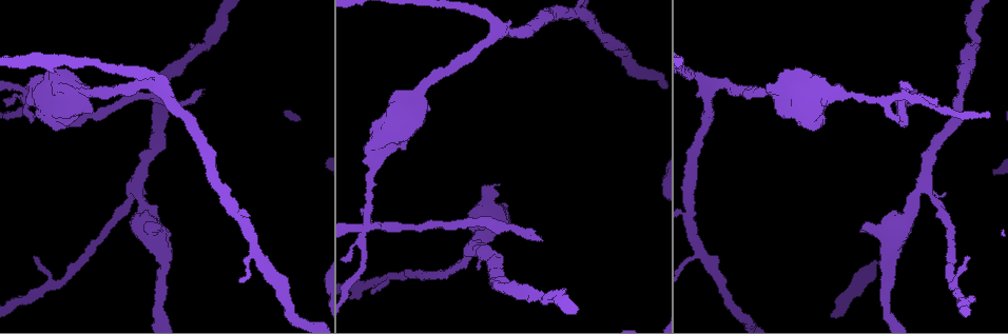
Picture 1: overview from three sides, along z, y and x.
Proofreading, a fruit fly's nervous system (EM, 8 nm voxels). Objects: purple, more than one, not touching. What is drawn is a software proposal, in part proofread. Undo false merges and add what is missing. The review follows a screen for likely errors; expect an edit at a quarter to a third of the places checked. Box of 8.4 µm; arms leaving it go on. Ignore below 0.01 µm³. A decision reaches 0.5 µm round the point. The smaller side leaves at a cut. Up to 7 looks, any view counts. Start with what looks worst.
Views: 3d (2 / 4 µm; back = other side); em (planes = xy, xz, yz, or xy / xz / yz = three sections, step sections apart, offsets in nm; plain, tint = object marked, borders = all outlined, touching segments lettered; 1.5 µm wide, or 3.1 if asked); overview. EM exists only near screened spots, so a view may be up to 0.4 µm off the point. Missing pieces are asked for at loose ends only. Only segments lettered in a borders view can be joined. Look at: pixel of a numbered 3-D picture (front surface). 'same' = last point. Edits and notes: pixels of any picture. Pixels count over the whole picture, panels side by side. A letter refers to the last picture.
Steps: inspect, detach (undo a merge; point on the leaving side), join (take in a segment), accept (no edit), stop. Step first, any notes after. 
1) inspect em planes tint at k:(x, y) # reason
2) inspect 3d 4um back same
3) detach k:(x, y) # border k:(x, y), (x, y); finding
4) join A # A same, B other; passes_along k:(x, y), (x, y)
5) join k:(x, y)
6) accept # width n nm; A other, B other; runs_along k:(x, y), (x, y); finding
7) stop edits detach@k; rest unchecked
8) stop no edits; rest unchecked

inspect 3d 2um at 1:(922, 187) # three-way junction

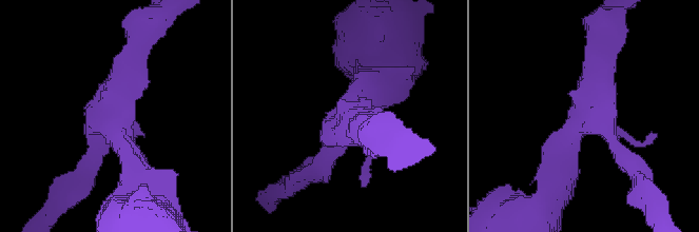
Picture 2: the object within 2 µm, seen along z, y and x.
inspect em planes borders at 2:(352, 116)

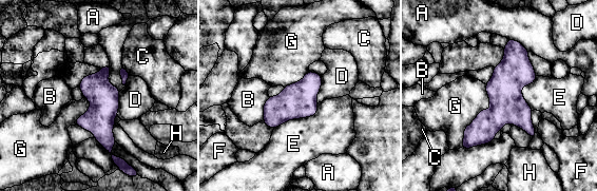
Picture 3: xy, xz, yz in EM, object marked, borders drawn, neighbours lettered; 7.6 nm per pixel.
accept # A other, B other, C other, D other, E other, F other, G other, H other; border 3:(486, 84), (489, 107), (460, 147); all the same cell

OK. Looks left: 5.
inspect em xz step 4 tint at 1:(897, 98) # four arms meet

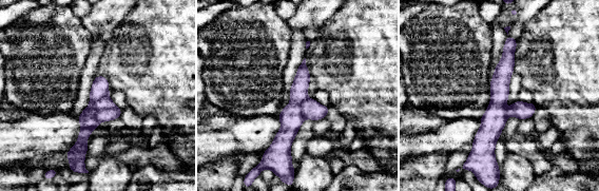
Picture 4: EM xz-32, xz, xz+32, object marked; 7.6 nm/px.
inspect em planes tint same

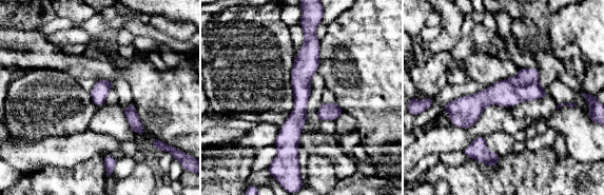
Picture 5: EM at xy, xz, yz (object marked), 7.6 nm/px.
inspect em planes borders same # what lies round it

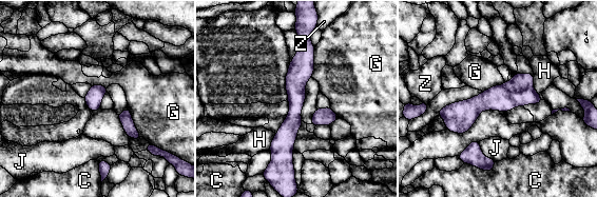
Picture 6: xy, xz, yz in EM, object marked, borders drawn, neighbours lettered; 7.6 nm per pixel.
detach 6:(519, 82) # width 120 nm; C other, G other, H other, J other, Z other; border 6:(502, 85), (509, 92), (532, 87); two cells meet here

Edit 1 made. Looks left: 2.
stop edits detach@6; rest unchecked

